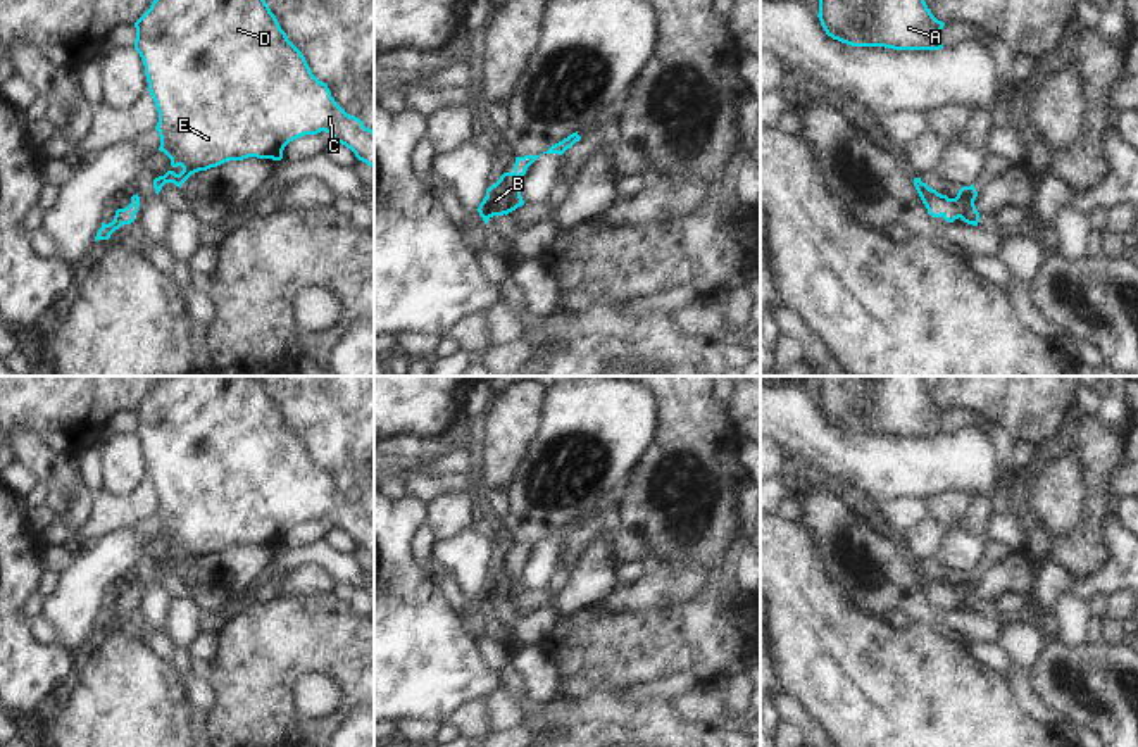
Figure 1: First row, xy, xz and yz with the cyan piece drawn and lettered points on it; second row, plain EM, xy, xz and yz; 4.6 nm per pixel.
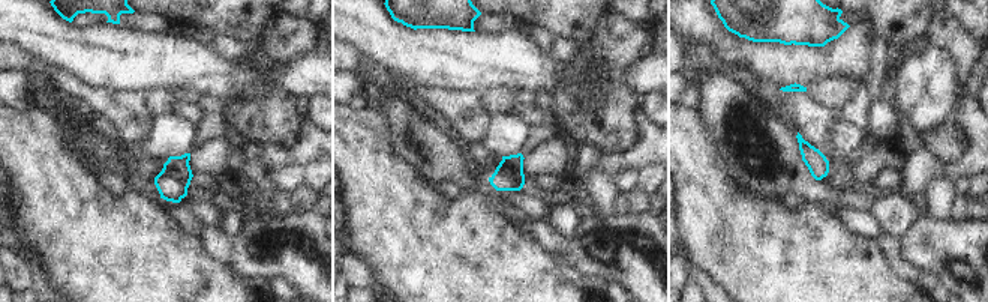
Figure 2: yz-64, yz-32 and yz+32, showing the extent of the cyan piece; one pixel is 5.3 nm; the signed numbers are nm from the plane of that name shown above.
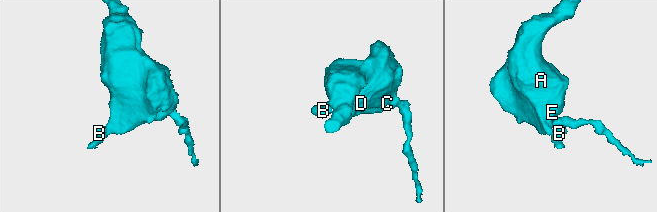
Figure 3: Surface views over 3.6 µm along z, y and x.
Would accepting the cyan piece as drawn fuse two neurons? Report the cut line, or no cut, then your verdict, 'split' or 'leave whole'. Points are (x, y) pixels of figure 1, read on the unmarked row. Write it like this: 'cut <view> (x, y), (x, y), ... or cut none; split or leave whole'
cut none; leave whole

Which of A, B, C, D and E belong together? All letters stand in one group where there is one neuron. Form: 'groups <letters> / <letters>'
groups A B C D E

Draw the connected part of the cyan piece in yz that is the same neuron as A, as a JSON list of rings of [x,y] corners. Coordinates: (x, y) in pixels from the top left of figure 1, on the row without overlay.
[[[817,376],[826,421],[852,433],[940,436],[938,407],[922,376]]]

